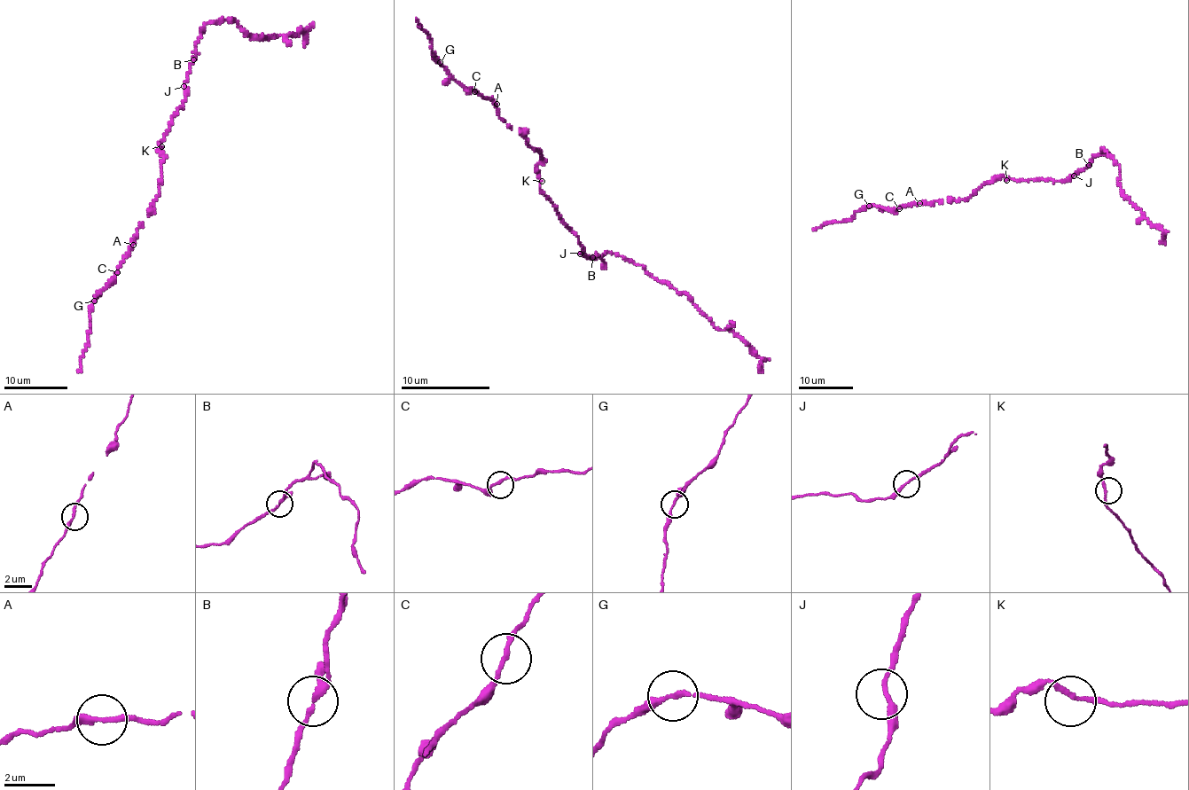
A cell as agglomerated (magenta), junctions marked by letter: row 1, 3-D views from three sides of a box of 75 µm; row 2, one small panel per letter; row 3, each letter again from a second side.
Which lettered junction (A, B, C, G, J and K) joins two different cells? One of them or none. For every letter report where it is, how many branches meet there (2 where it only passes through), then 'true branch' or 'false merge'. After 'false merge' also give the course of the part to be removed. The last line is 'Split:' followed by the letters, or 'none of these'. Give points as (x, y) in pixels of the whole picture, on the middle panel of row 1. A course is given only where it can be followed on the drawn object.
A: place (496, 104); branches 2; true branch
B: place (592, 257); branches 2; false merge; course (592, 258), (618, 253), (667, 283), (715, 327), (731, 330), (761, 359), (758, 367)
C: place (474, 91); branches 2; true branch
G: place (440, 62); branches 2; true branch
J: place (580, 254); branches 2; true branch
K: place (542, 181); branches 2; true branch
Split: B

